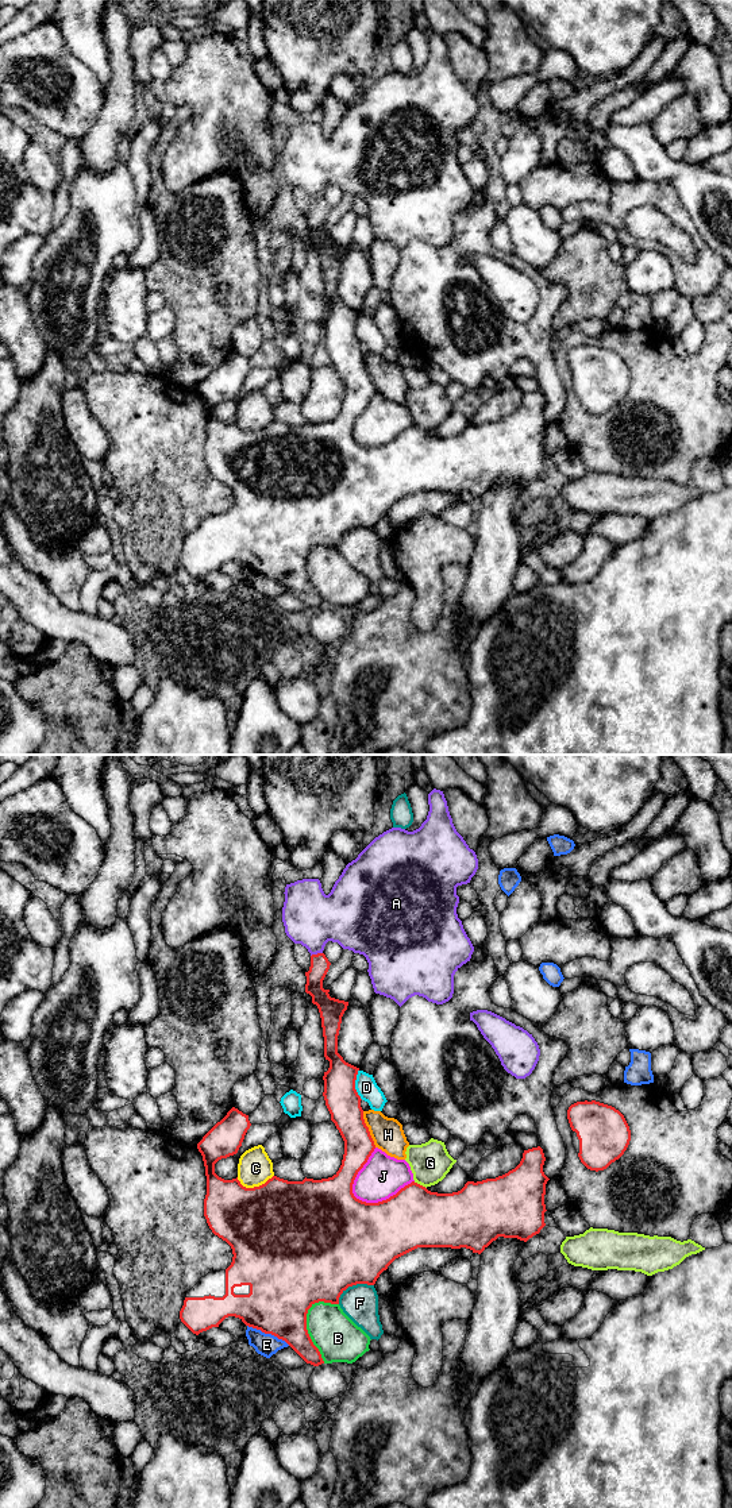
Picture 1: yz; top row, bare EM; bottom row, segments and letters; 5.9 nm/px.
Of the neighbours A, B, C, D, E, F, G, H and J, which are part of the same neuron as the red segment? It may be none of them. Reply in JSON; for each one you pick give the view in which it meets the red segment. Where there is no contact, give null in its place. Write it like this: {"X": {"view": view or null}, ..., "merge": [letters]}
{"A": {"view": "yz"}, "merge": ["A"]}

